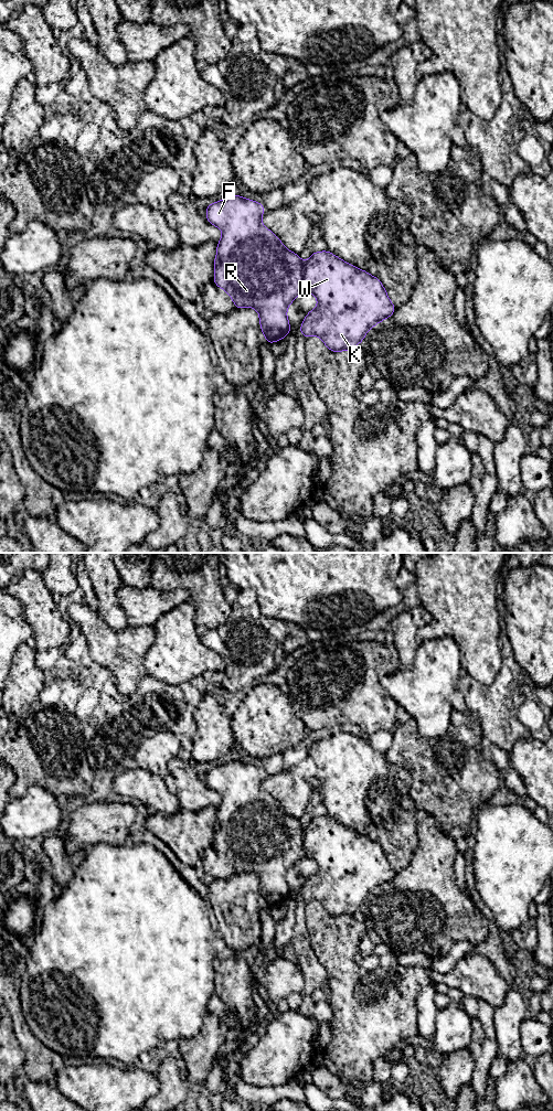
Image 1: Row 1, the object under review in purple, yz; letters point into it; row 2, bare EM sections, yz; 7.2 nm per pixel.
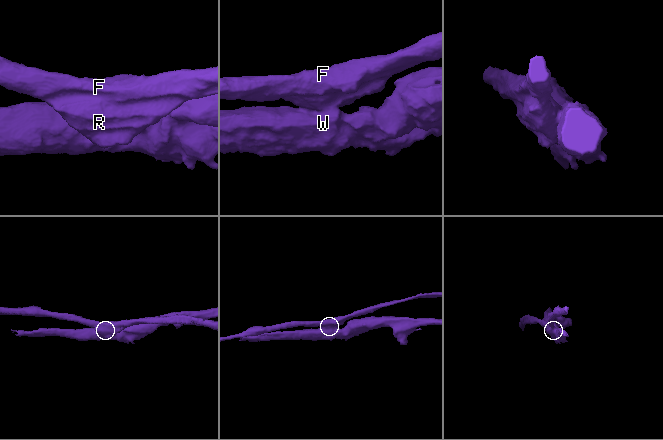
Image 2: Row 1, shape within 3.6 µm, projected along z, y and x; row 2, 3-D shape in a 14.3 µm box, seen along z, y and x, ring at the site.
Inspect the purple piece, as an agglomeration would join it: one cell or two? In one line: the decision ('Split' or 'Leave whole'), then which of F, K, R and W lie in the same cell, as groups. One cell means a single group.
Split. Groups: F R / K W

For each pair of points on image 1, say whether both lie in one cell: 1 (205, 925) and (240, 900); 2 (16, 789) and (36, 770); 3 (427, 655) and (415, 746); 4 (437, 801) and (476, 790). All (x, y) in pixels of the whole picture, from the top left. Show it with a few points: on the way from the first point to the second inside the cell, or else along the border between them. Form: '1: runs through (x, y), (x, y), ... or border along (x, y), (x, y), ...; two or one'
1: border along (209, 904), (213, 910), (217, 936); two
2: runs through (21, 783), (31, 773); one
3: border along (411, 717), (416, 723), (417, 730), (428, 739); two
4: runs through (447, 799), (450, 799), (459, 790), (466, 790); one

